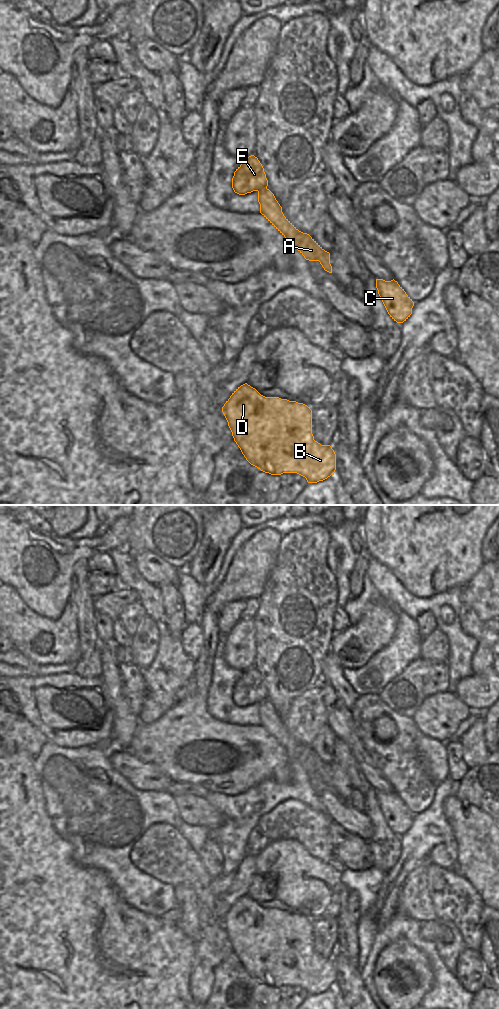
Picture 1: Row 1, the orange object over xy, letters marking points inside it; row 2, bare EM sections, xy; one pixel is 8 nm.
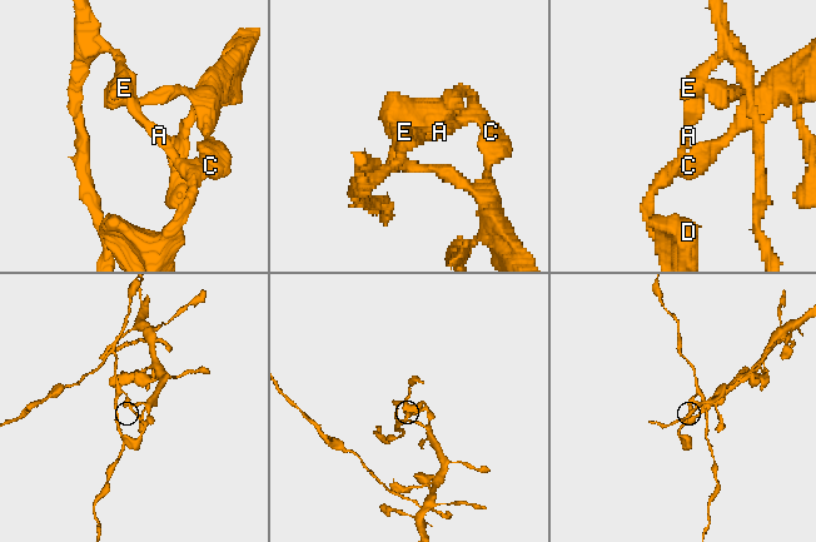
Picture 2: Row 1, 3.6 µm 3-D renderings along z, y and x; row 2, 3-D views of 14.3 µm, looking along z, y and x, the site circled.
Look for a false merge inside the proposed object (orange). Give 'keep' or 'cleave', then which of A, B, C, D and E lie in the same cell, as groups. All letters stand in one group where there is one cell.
cleave | A B C D / E

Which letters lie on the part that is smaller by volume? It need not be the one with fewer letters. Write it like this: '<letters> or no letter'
E

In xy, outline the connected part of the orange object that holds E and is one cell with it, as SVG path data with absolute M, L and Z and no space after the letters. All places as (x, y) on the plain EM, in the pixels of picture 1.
M251 667L242 671L242 676L234 684L232 700L235 705L245 707L261 703L268 698L264 680L257 669Z

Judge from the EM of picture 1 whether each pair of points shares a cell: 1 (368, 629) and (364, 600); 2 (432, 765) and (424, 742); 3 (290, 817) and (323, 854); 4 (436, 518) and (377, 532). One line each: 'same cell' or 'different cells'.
1: different cells
2: same cell
3: same cell
4: same cell

